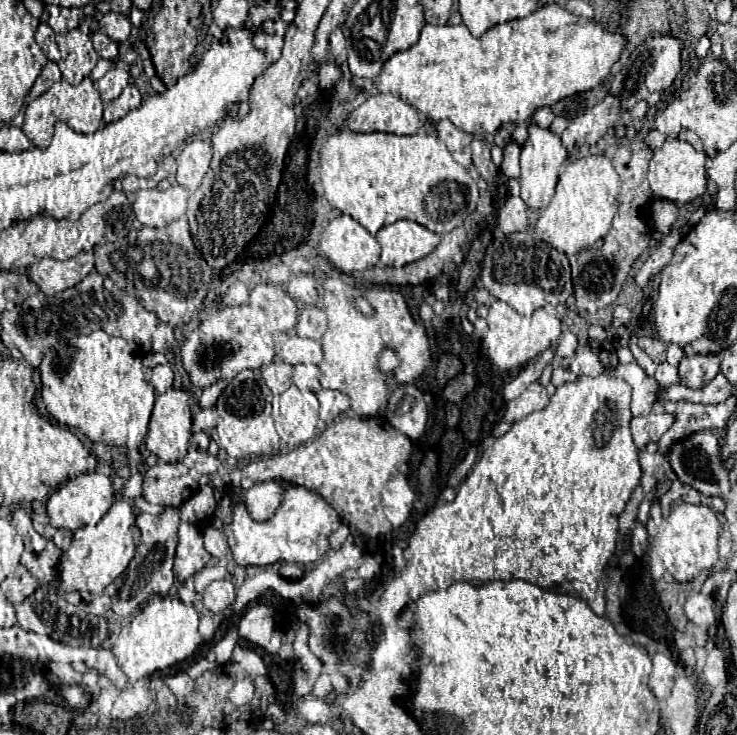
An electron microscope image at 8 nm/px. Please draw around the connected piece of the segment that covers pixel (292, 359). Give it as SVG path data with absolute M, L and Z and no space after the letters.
M297 335L285 337L277 345L277 355L289 363L289 365L299 365L299 363L315 363L319 365L323 359L321 345L313 339L303 339Z

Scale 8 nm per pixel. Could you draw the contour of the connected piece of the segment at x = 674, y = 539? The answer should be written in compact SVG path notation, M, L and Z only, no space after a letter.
M677 503L673 505L661 535L657 537L657 549L665 563L665 569L673 575L673 579L679 583L687 583L695 579L699 573L709 571L717 563L719 537L721 537L721 523L719 517L709 507Z

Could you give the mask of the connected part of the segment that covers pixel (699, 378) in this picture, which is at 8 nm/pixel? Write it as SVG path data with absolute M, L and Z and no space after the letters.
M691 355L681 361L681 383L689 387L703 387L719 373L719 355Z

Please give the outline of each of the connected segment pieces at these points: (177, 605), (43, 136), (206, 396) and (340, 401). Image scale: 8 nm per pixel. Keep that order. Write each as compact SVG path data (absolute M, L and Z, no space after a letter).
M155 597L139 615L123 625L119 639L113 645L113 655L131 683L145 679L151 673L172 667L196 652L203 642L197 625L199 613L193 605L185 605L177 597Z
M85 77L79 85L71 85L65 79L61 79L59 83L53 83L47 89L47 93L29 101L29 105L25 109L23 133L35 147L47 147L51 143L51 131L53 131L55 121L63 121L79 133L93 133L101 127L102 119L103 103L99 99L99 91L95 89L95 85L89 77Z
M221 379L221 381L209 385L207 389L203 389L203 393L201 393L201 397L199 397L199 405L201 405L201 407L213 407L213 405L217 403L217 397L223 393L225 385L227 385L227 383Z
M319 389L317 399L321 403L321 421L331 423L335 417L343 415L345 411L349 411L349 397L341 391L331 391L331 389Z

